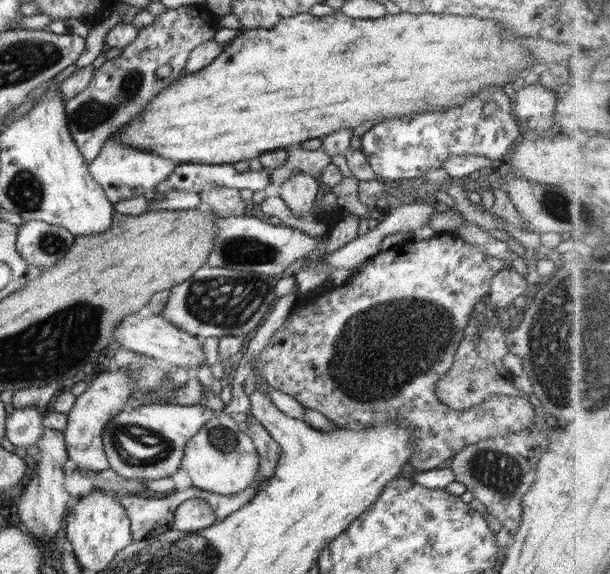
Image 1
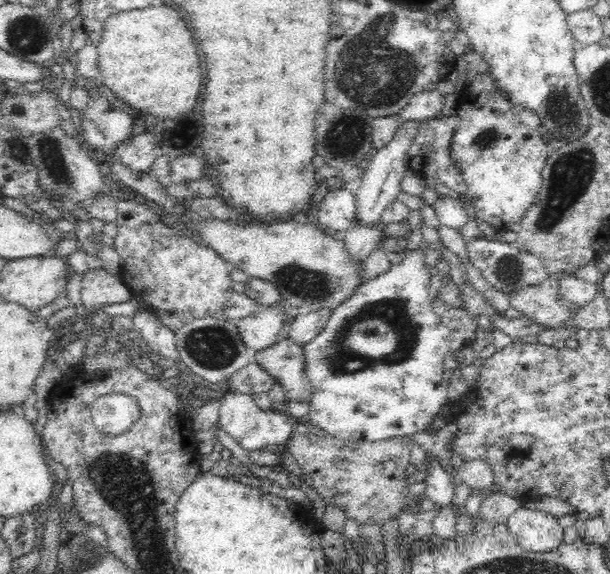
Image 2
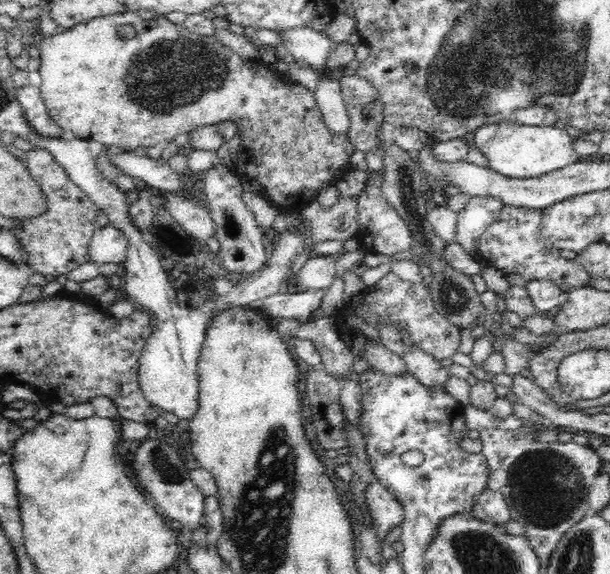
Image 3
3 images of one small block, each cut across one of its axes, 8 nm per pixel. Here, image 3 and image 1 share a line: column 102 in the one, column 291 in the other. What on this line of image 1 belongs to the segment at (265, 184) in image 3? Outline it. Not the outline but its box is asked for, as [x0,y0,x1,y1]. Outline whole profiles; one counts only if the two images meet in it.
[112,12,530,164]

